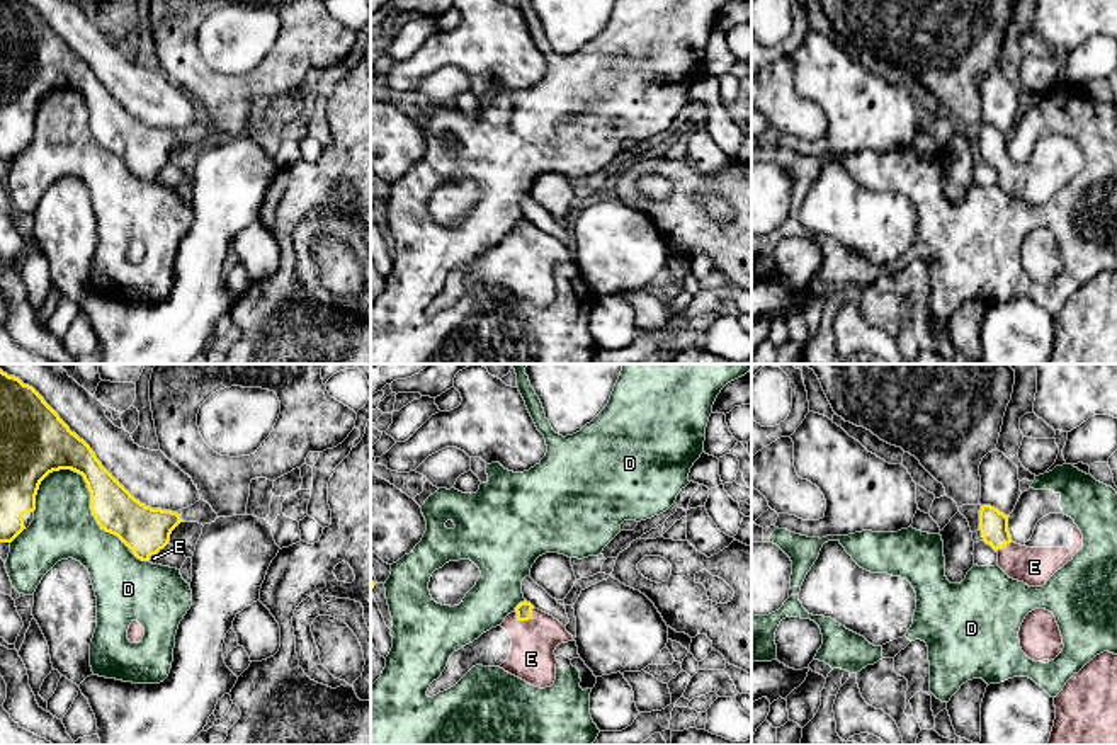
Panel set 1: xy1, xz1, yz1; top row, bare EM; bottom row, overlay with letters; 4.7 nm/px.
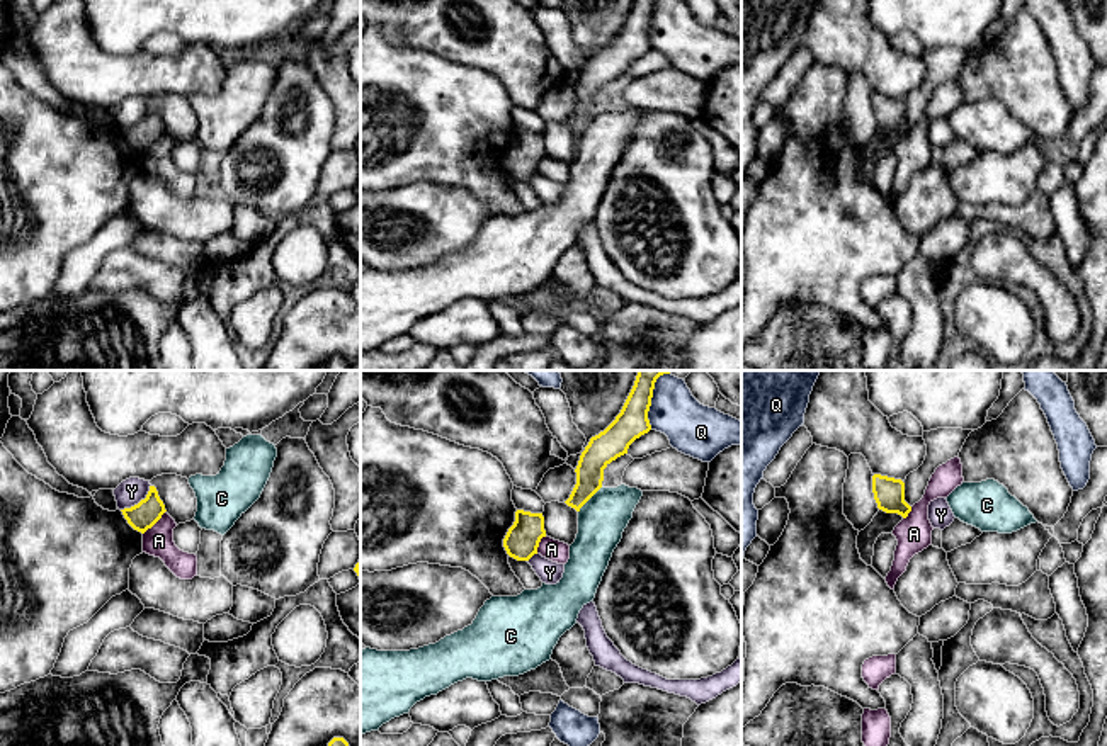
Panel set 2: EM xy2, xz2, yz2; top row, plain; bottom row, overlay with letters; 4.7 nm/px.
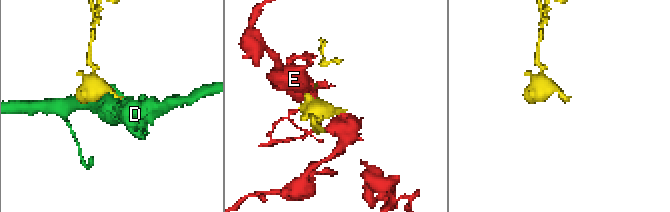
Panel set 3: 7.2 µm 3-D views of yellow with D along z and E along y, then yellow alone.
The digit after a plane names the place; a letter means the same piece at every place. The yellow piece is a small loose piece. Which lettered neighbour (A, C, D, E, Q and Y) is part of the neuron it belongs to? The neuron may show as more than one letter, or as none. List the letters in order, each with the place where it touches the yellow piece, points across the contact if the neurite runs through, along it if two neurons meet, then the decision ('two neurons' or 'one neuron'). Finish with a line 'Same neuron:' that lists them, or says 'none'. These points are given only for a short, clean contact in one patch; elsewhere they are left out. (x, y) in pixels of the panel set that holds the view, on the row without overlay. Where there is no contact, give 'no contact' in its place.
A: xy2 (155, 141) | along xy2 (165, 129), (143, 153) | two neurons
C: xz2 (589, 118) | along xz2 (602, 106), (579, 131) | two neurons
D: xy1 (85, 101) | two neurons
E: xz1 (527, 238) | one neuron
Q: xz2 (650, 24) | two neurons
Y: xy2 (140, 121) | along xy2 (150, 104), (143, 118), (121, 129) | two neurons
Same neuron: E

